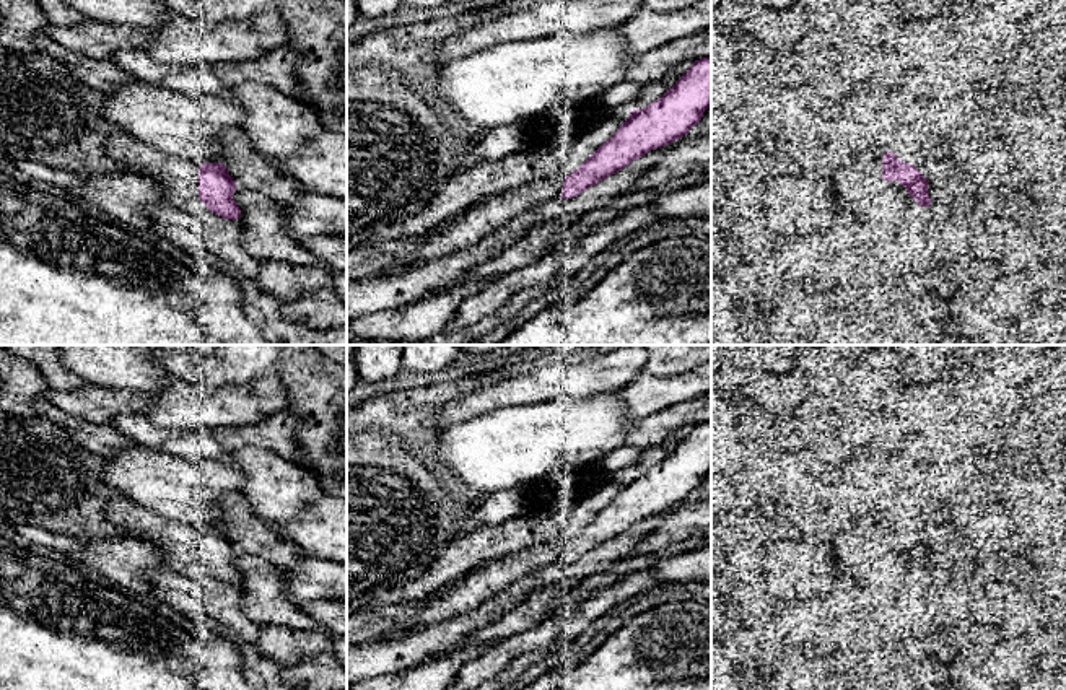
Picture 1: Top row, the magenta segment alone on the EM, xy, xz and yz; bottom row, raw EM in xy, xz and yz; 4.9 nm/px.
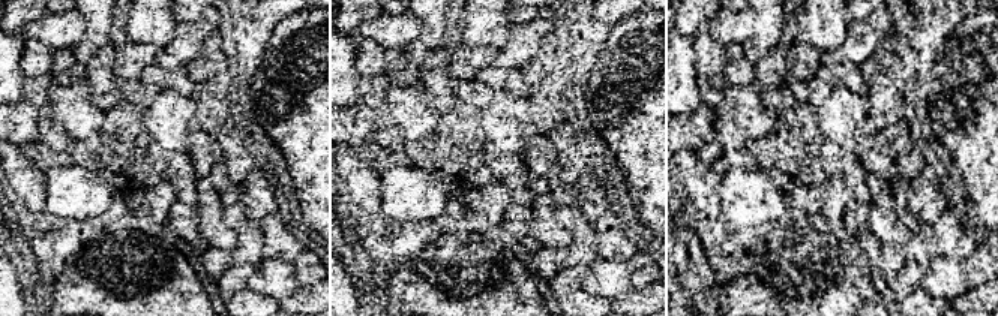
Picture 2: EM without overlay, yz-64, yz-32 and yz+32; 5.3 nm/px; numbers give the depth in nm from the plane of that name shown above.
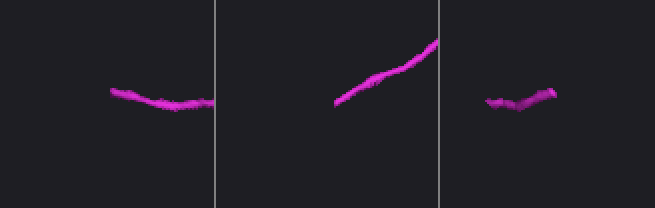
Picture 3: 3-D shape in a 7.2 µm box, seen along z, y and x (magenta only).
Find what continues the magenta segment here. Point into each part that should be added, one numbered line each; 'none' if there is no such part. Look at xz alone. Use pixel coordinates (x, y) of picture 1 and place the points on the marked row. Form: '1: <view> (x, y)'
1: xz (482, 218)

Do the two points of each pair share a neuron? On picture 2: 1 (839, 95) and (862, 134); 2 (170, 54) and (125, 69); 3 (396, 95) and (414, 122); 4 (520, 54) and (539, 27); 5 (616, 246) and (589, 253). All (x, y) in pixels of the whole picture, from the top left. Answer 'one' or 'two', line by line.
1: two
2: two
3: one
4: one
5: two

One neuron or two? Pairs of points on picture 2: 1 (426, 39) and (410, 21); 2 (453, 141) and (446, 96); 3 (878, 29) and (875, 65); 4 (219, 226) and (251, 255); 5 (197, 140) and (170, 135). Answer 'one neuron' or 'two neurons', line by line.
1: two neurons
2: two neurons
3: two neurons
4: two neurons
5: two neurons

